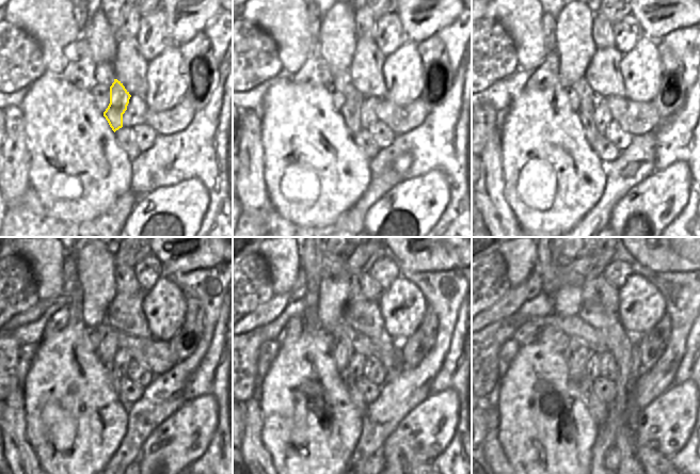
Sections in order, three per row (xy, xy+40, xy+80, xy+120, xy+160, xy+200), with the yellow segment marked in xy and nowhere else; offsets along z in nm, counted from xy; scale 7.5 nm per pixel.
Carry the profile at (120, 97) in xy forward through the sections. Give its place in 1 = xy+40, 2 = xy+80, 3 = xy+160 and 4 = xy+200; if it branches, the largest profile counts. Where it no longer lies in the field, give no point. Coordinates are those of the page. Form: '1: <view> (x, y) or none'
1: xy+40 (350, 111)
2: xy+80 (587, 117)
3: xy+160 (354, 395)
4: xy+200 (598, 409)

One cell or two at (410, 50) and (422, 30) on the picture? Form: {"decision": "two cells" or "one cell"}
{"decision": "two cells"}

